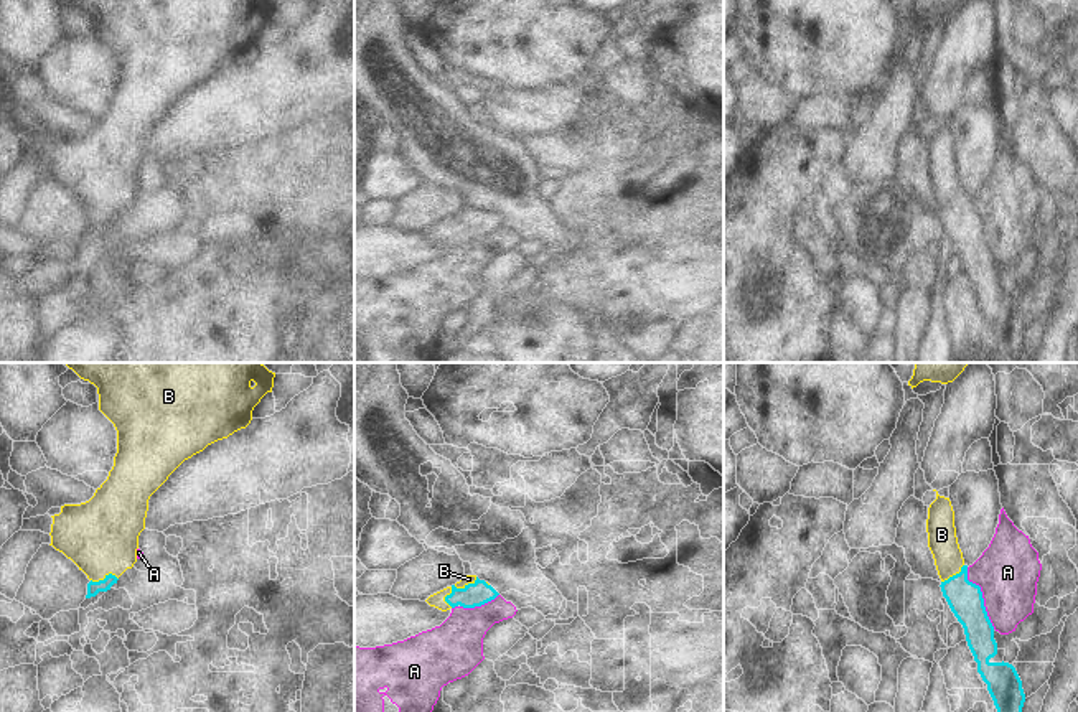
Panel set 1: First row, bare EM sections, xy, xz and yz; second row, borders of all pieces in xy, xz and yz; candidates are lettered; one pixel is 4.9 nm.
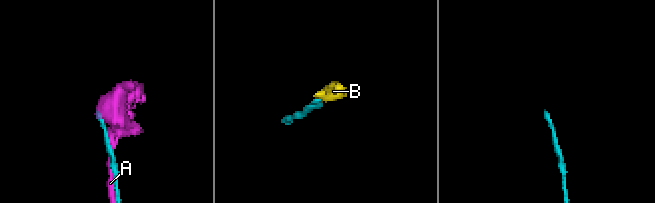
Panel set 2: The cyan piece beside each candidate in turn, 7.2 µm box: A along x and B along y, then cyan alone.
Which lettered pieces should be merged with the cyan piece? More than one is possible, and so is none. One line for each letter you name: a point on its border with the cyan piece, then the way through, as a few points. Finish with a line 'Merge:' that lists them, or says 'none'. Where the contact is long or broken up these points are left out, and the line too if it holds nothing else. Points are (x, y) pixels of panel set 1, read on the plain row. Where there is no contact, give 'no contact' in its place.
B: meets cyan in xz at (455, 218); runs through xz (477, 224), (455, 218), (468, 210)
Merge: B

